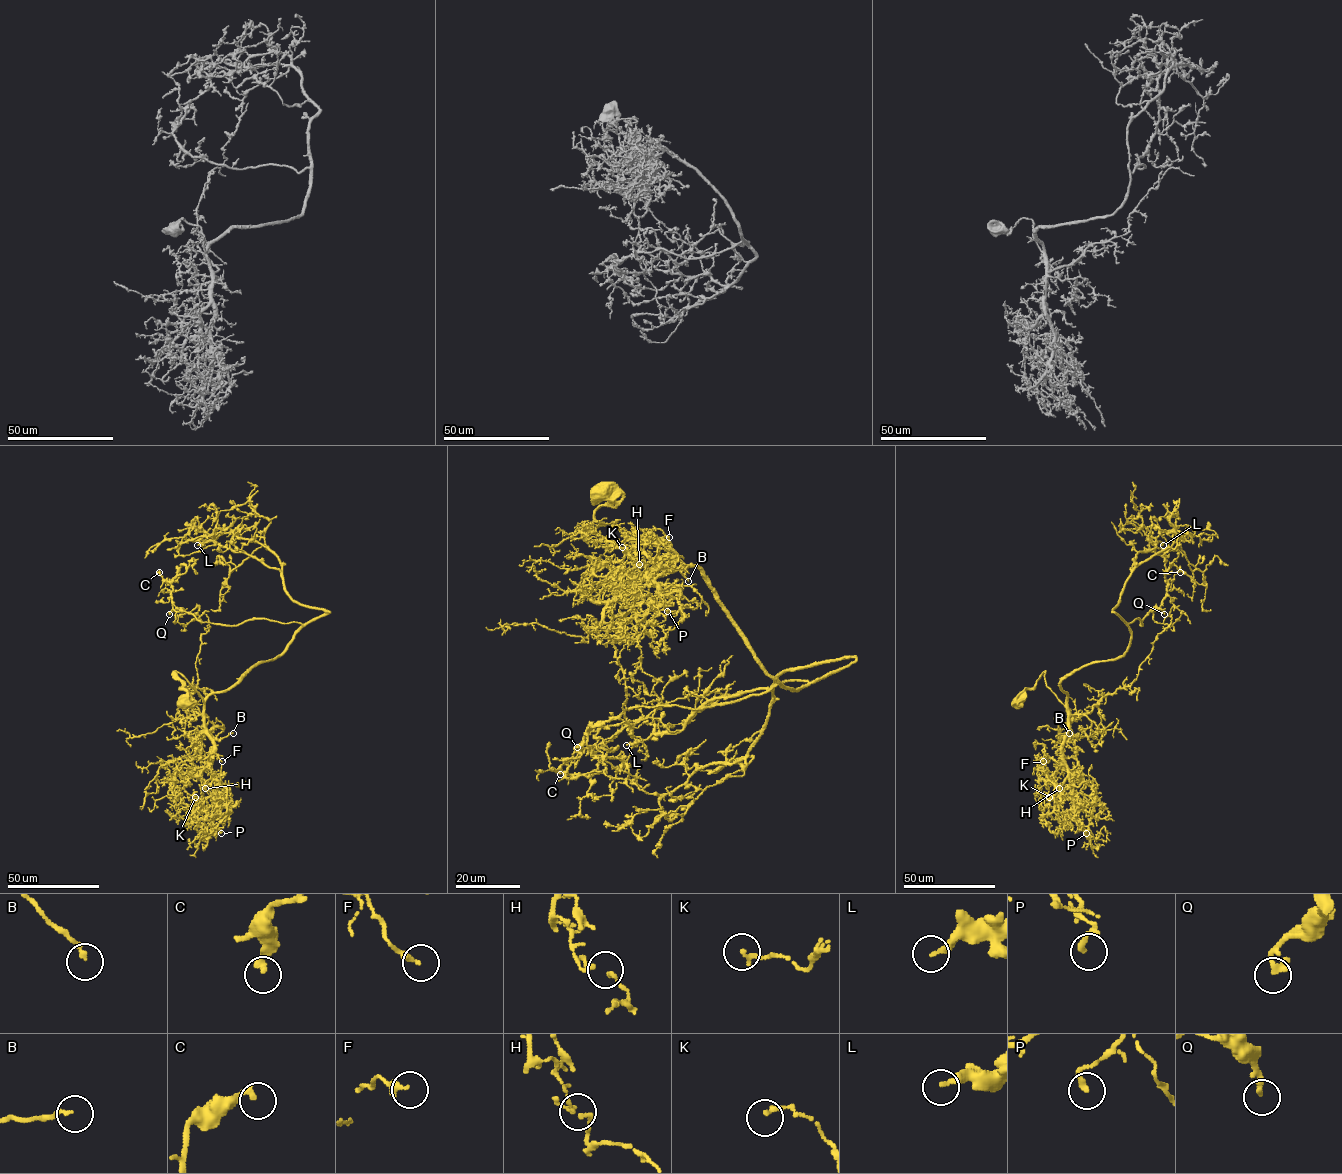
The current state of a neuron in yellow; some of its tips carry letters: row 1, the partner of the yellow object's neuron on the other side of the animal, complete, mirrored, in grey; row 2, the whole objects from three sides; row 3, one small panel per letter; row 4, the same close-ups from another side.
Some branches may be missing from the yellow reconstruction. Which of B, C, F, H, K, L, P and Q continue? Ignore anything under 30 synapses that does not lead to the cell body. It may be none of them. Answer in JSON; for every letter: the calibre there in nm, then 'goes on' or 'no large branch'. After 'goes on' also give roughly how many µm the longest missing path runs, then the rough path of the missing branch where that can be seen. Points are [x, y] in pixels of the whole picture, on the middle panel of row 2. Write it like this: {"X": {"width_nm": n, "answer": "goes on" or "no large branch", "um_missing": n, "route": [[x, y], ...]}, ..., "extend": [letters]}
{"B": {"width_nm": 150, "answer": "no large branch"}, "C": {"width_nm": 240, "answer": "no large branch"}, "F": {"width_nm": 260, "answer": "no large branch"}, "H": {"width_nm": 110, "answer": "no large branch"}, "K": {"width_nm": 190, "answer": "no large branch"}, "L": {"width_nm": 200, "answer": "no large branch"}, "P": {"width_nm": 240, "answer": "no large branch"}, "Q": {"width_nm": 280, "answer": "no large branch"}, "extend": []}

